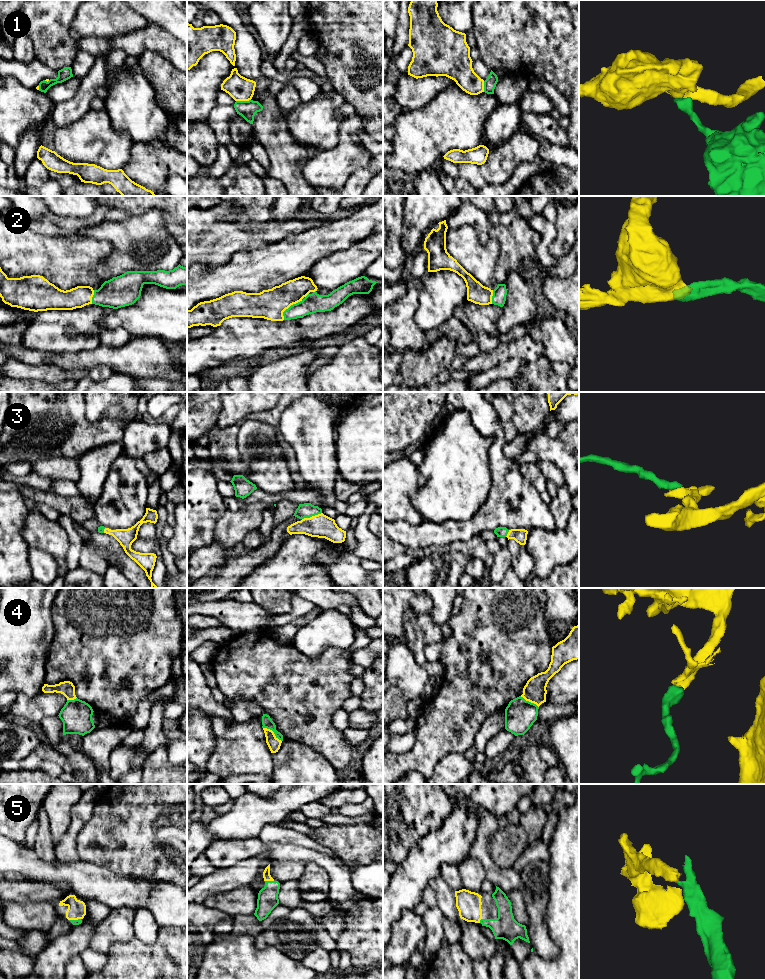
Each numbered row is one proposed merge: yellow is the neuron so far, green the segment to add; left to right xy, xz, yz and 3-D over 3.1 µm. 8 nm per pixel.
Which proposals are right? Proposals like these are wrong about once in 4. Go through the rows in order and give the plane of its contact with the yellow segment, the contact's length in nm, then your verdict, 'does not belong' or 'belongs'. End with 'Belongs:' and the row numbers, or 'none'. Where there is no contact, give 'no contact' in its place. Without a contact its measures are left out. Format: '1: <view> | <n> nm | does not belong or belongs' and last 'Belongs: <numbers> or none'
1: xz | 120 nm | does not belong
2: xz | 220 nm | belongs
3: xz | 170 nm | belongs
4: xz | 190 nm | belongs
5: xz | 70 nm | belongs
Belongs: 2, 3, 4, 5

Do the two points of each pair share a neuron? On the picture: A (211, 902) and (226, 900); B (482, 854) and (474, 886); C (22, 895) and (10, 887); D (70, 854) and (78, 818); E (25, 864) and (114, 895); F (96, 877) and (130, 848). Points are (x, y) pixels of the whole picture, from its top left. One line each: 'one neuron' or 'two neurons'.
A: one neuron
B: two neurons
C: one neuron
D: one neuron
E: one neuron
F: two neurons

